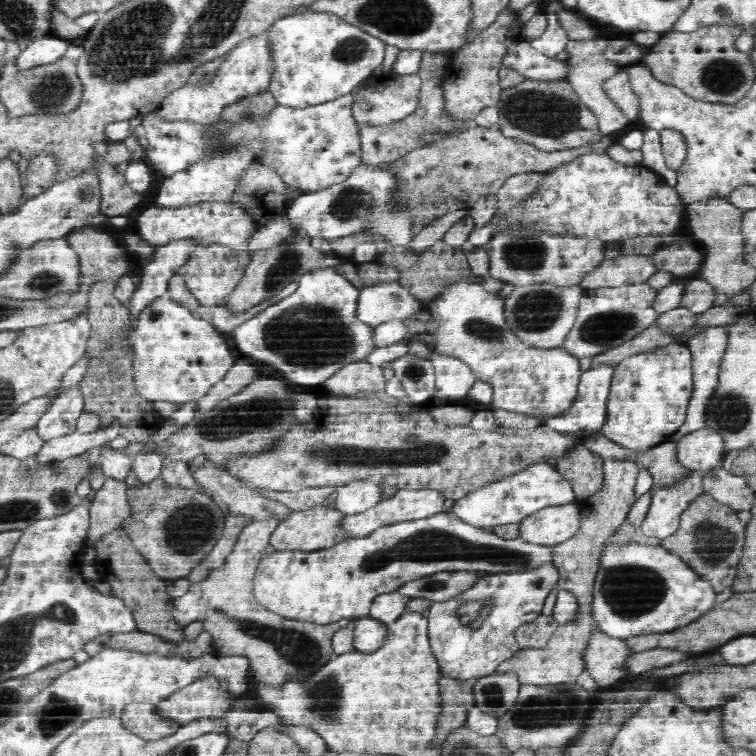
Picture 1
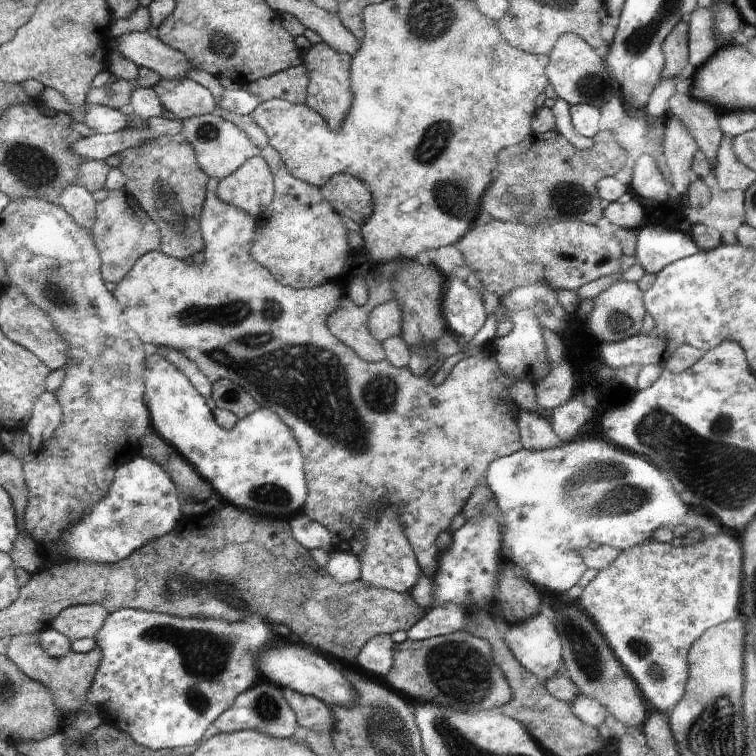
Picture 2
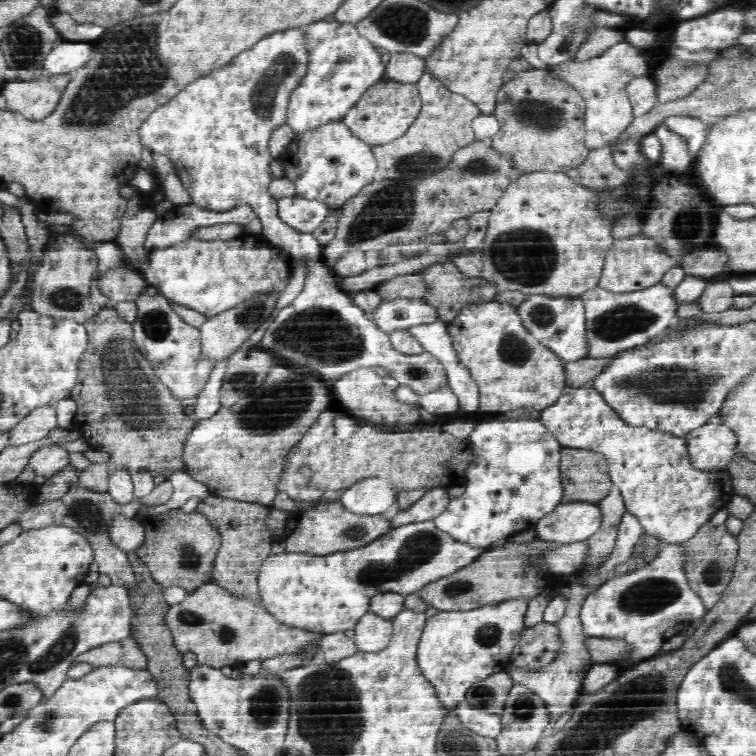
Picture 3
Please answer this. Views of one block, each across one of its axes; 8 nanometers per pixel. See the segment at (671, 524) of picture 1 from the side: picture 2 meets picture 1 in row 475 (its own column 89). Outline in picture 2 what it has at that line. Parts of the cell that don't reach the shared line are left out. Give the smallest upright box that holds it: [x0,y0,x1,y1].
[88,609,272,751]

